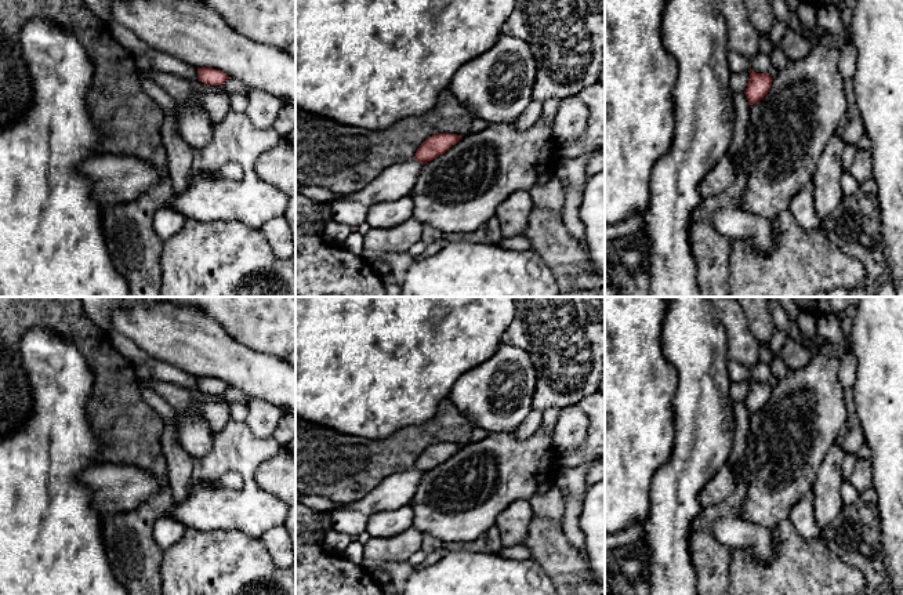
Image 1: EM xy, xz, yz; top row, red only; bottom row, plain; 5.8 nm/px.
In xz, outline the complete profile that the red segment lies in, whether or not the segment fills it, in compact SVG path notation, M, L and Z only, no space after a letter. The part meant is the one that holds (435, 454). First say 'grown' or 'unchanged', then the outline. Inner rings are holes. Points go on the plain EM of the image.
unchanged; M436 443L425 449L416 461L414 468L423 474L434 469L435 467L443 464L454 453L461 449L457 443Z

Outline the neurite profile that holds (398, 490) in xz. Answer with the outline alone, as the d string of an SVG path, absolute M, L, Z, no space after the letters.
M416 468L389 476L362 500L348 504L347 508L367 516L398 509L410 504L423 476L424 474Z

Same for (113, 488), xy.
M120 464L90 467L77 480L91 493L91 507L101 514L138 508L160 487L150 472Z

